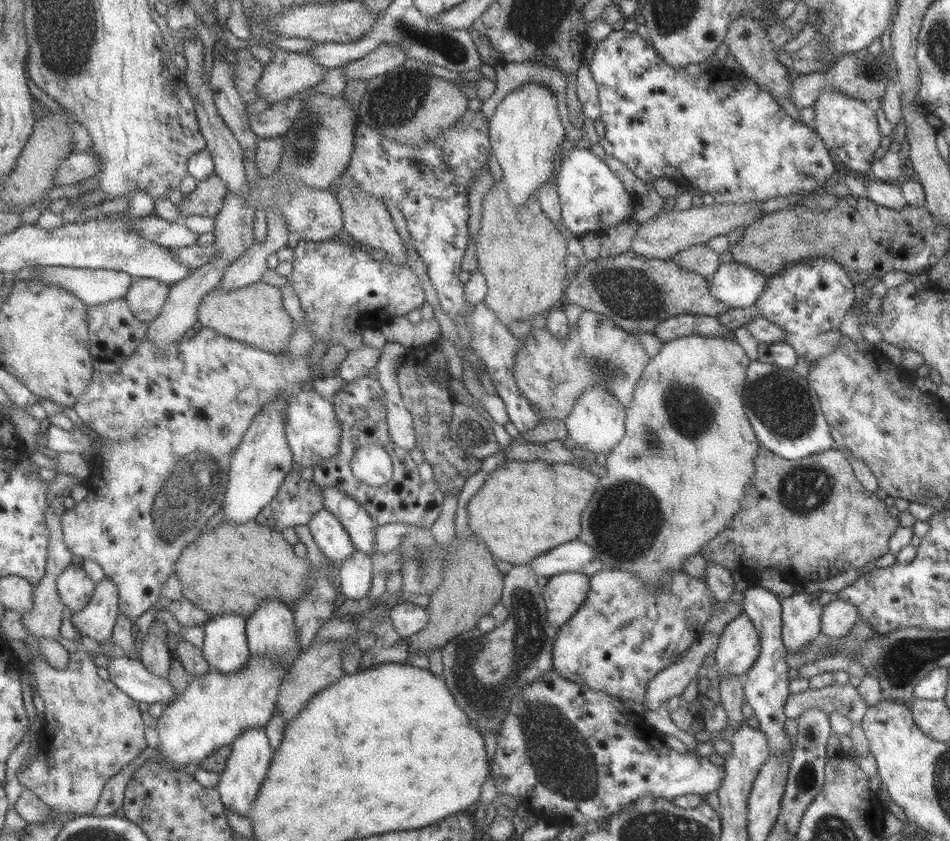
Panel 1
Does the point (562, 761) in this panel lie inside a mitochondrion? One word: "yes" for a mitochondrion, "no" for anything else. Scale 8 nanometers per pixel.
yes

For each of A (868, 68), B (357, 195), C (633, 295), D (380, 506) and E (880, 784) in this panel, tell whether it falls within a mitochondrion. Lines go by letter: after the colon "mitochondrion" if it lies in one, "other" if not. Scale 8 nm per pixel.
A: mitochondrion
B: other
C: mitochondrion
D: other
E: other

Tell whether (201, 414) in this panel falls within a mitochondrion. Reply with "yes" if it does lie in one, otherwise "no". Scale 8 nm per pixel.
no

